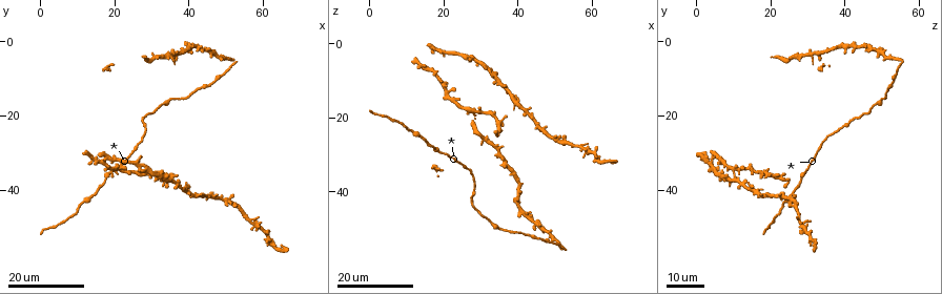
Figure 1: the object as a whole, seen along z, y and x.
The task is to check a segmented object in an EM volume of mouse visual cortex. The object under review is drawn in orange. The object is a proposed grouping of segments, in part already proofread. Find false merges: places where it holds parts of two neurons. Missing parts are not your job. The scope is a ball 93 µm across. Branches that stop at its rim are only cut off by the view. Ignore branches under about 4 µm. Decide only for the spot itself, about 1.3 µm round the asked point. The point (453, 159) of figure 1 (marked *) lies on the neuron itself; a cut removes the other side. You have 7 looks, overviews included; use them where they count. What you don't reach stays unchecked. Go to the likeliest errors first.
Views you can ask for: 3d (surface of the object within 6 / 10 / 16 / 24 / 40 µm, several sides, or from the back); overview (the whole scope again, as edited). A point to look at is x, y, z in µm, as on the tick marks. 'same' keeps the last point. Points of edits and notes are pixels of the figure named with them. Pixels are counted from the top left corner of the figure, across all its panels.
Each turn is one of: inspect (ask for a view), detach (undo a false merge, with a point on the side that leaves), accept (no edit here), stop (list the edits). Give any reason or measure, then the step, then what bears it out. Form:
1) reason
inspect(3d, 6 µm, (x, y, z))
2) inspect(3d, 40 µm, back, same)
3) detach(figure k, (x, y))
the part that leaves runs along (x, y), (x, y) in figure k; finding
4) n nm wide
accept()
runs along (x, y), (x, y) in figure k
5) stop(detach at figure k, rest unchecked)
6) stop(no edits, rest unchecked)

inspect(3d, 24 µm, (5.5, 49.5, 19.5))

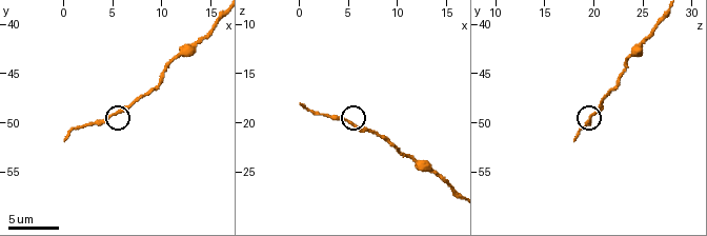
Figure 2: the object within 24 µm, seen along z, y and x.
inspect(3d, 6 µm, (5.0, 49.0, 20.0))

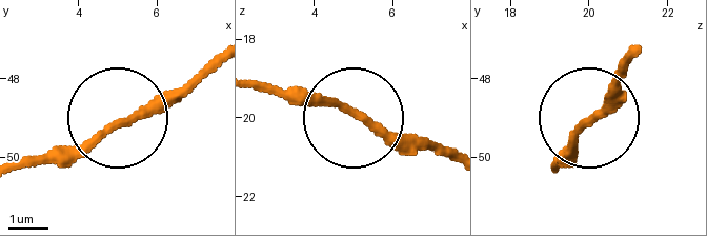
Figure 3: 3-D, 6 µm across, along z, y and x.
180 nm wide
accept()
runs along (628, 56), (618, 93), (567, 160) in figure 3; all the same neuron

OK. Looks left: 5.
inspect(3d, 24 µm, (27.0, 35.5, 17.0))

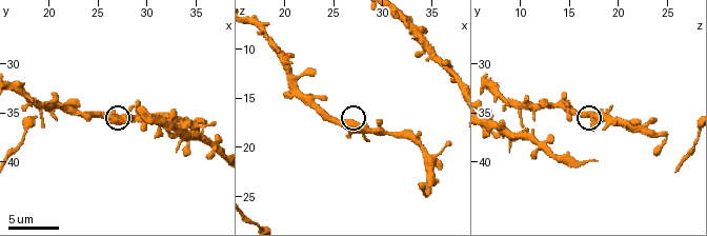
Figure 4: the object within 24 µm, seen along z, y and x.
closer look
inspect(3d, 10 µm, (26.4, 35.8, 17.4))

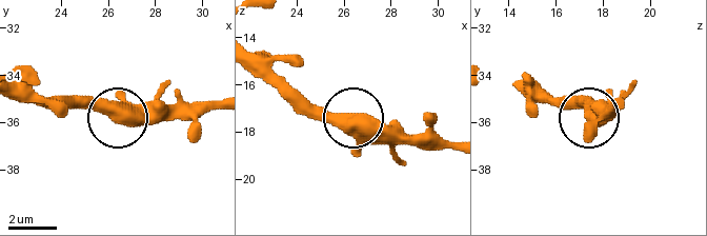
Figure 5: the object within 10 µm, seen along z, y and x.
side arm 15 µm
accept()
continuous, no second neuron

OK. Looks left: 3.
calibre changes
inspect(3d, 24 µm, (35.0, 16.0, 49.5))

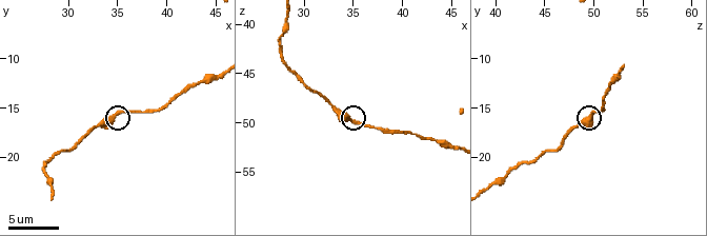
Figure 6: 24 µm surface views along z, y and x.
inspect(3d, 6 µm, (35.0, 15.6, 50.0))

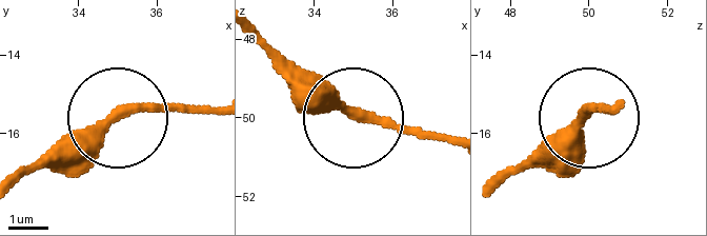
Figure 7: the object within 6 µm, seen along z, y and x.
accept()
runs along (260, 34), (361, 118), (451, 135) in figure 7; continuous, no second neuron

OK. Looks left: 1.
stop(no edits, rest unchecked)

